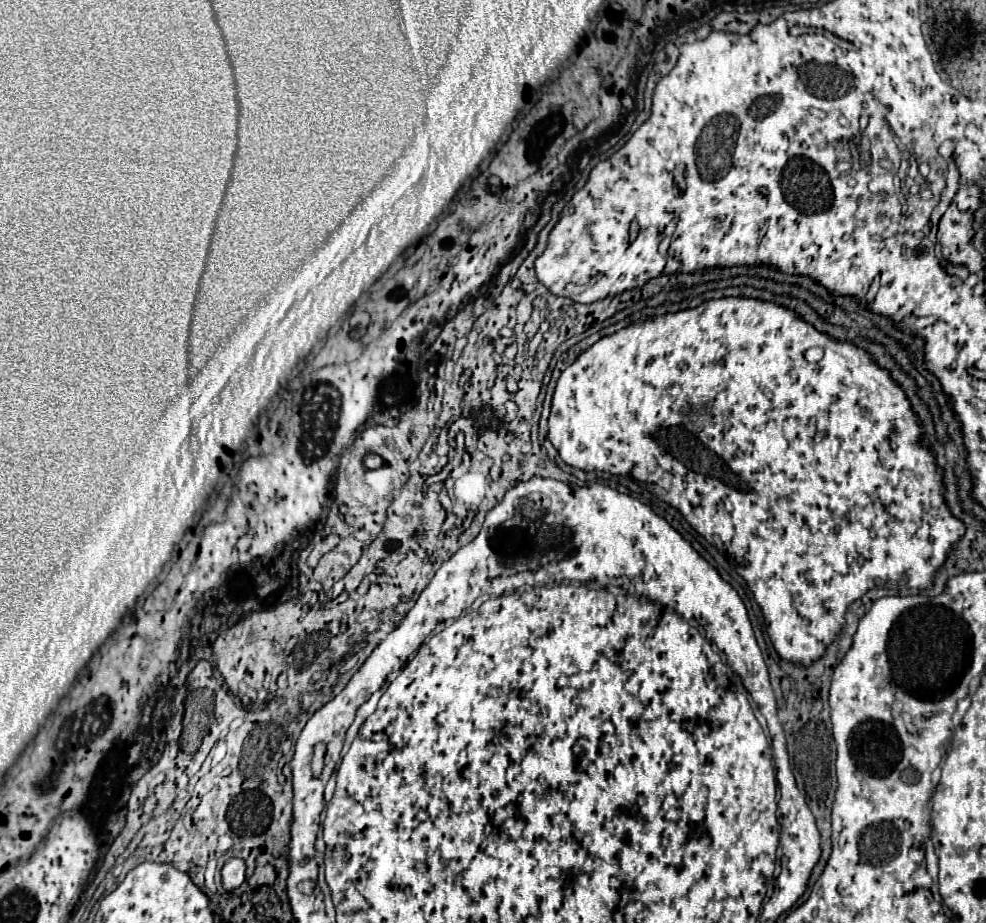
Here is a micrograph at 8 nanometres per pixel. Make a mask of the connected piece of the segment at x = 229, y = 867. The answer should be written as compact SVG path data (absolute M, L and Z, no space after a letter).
M229 858L221 868L221 880L227 892L241 888L241 884L245 882L245 862L241 858Z

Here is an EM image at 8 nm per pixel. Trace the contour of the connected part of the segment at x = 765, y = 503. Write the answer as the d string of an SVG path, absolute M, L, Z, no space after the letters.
M745 296L713 298L697 308L631 322L615 334L599 338L561 372L553 392L547 438L565 464L585 472L601 470L617 476L631 476L633 480L643 482L659 500L677 508L705 540L711 542L713 534L717 534L725 544L727 556L735 560L737 574L747 582L761 606L765 628L777 654L797 666L811 666L823 658L827 644L831 644L843 628L849 604L875 588L877 580L897 580L901 574L909 574L909 588L931 588L935 574L941 570L967 528L965 522L951 514L943 498L943 470L937 466L933 452L921 444L923 424L913 412L907 394L891 374L885 368L879 368L873 356L863 348L857 348L853 342L839 342L829 334L815 330L795 310L779 308L779 304L767 300Z

